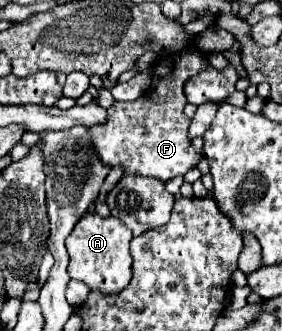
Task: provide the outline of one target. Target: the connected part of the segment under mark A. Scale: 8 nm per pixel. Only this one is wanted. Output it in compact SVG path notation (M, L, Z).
M85 213L81 221L75 225L73 233L67 237L67 251L69 251L69 277L83 281L89 289L101 291L103 295L117 295L121 293L131 277L131 253L129 253L129 241L131 231L117 221L115 217L99 217L97 213Z

